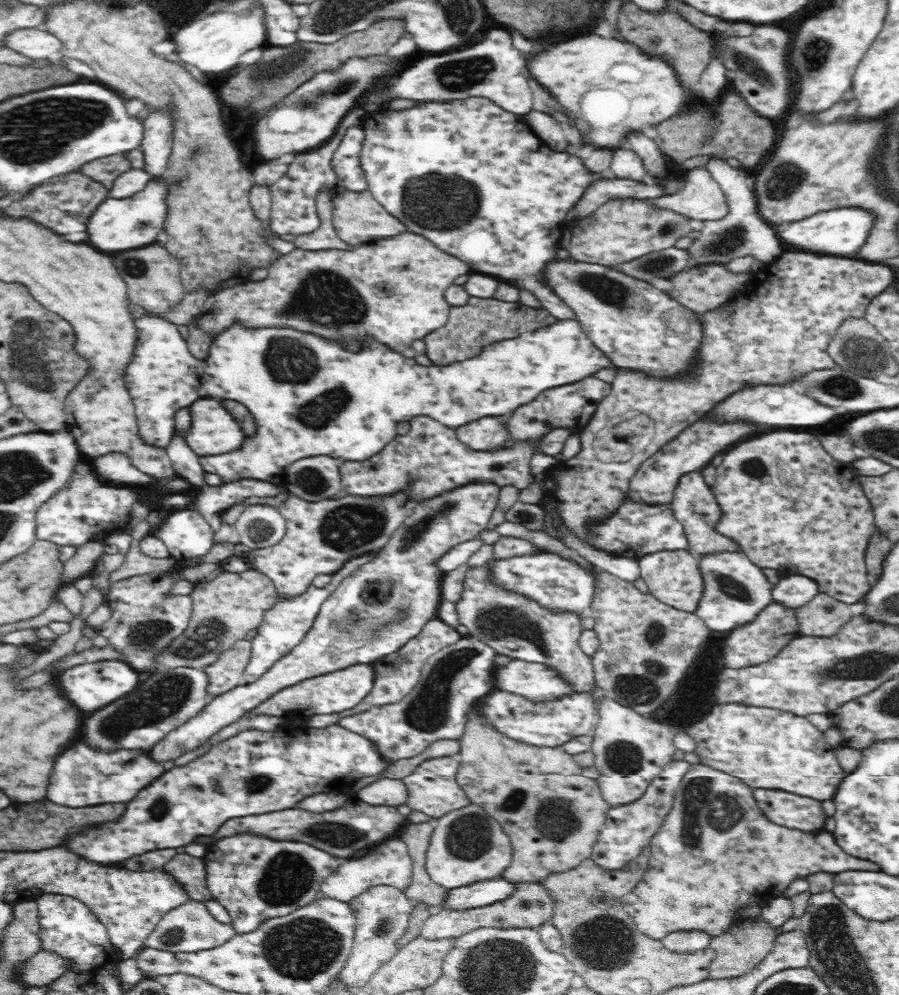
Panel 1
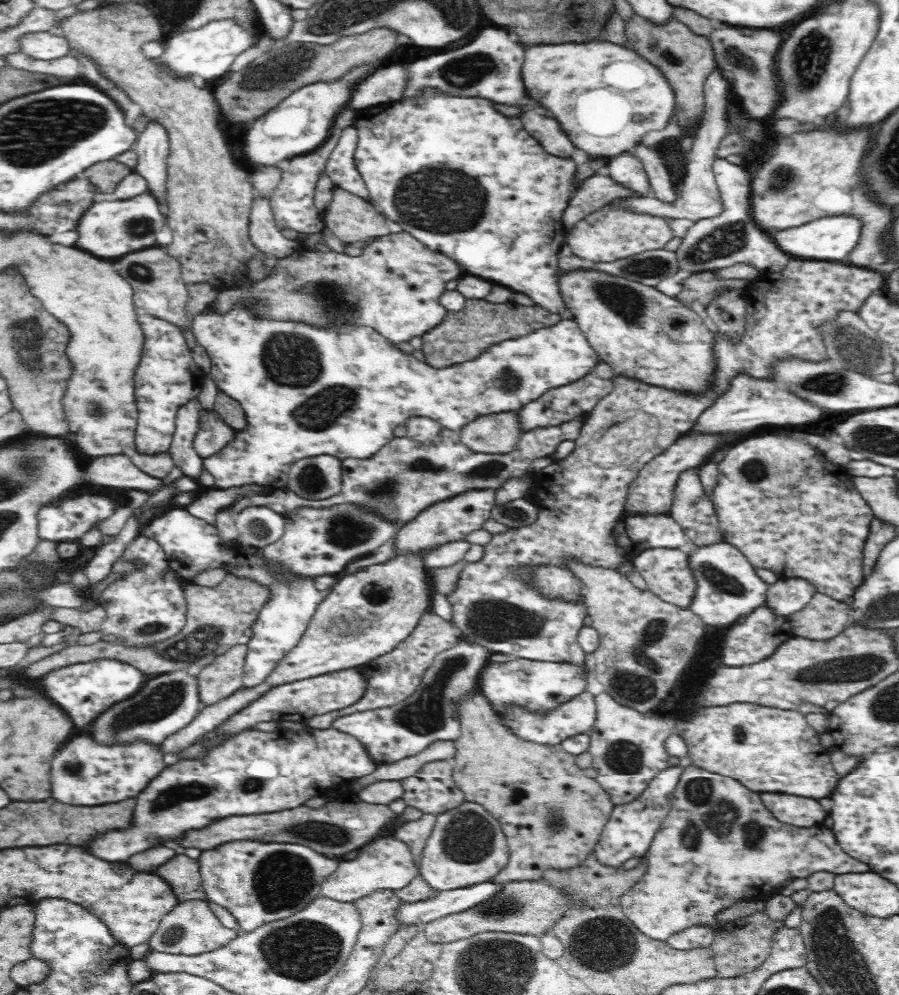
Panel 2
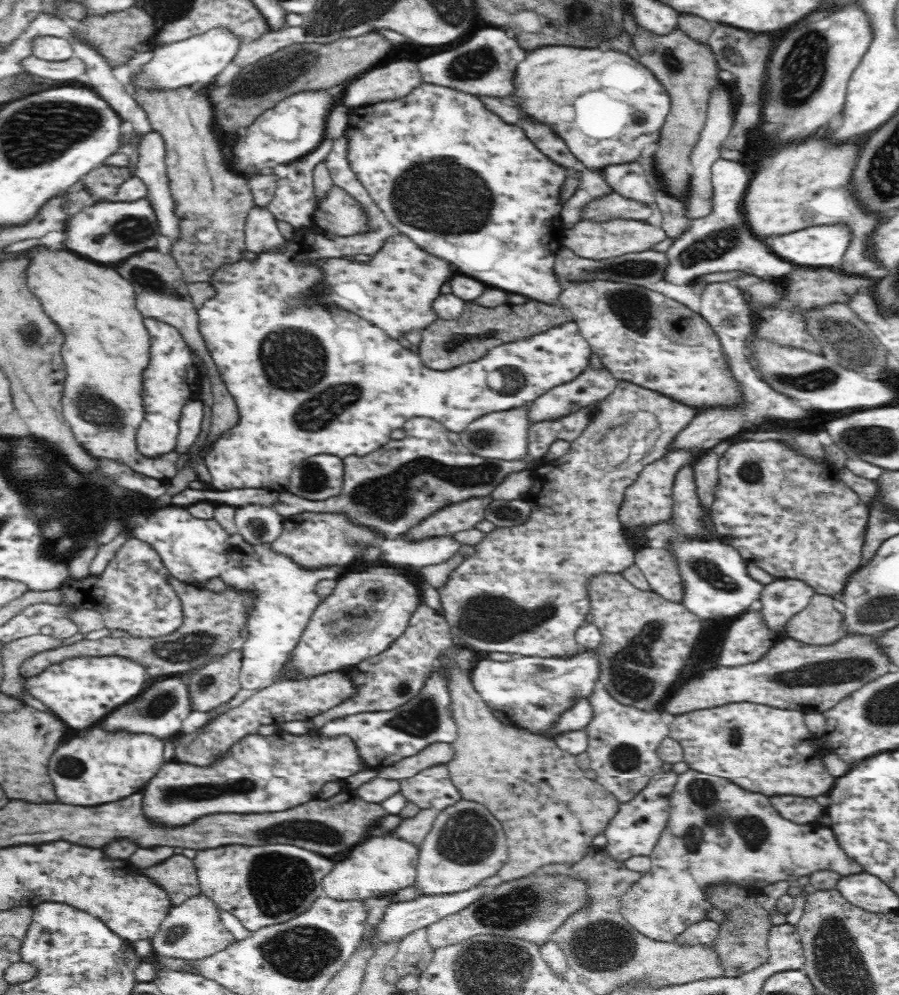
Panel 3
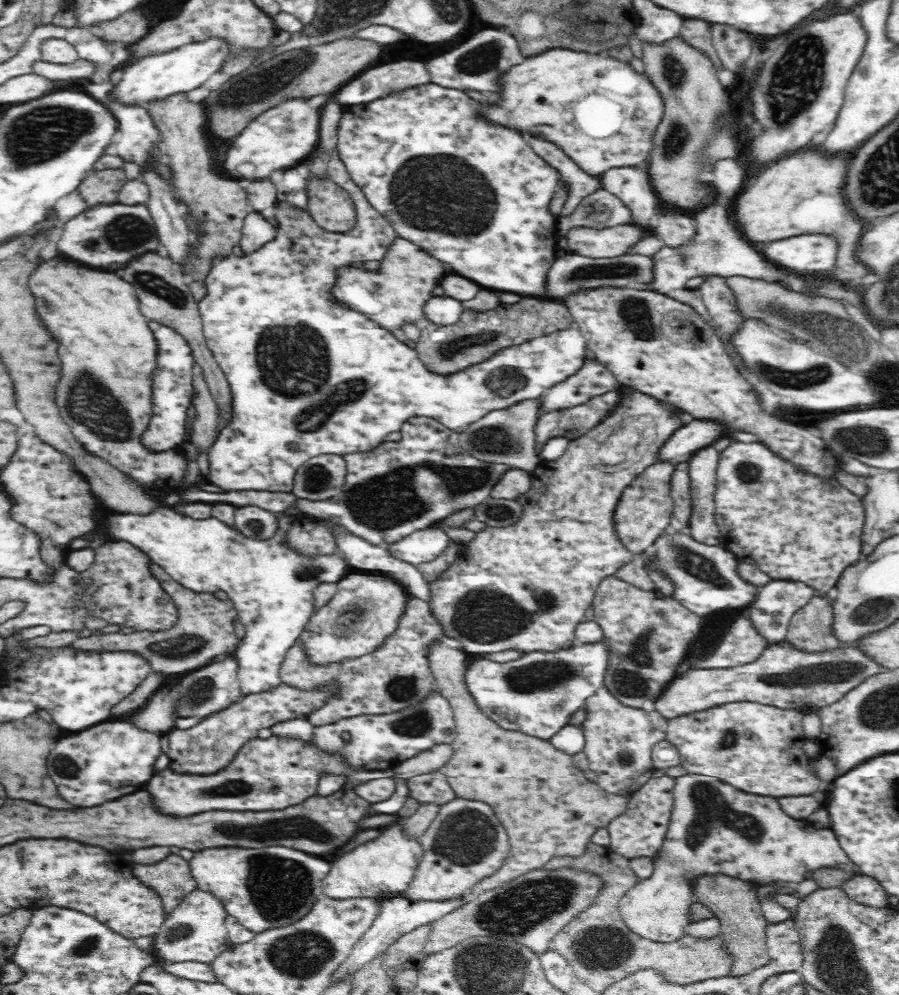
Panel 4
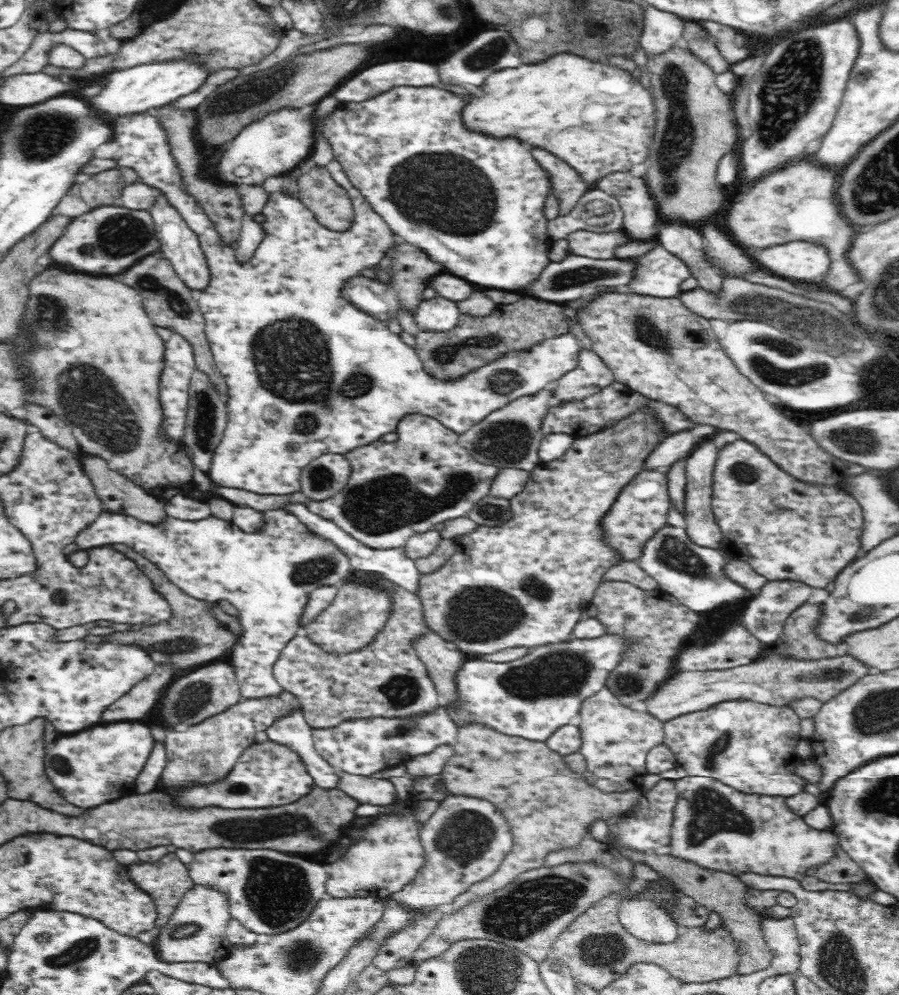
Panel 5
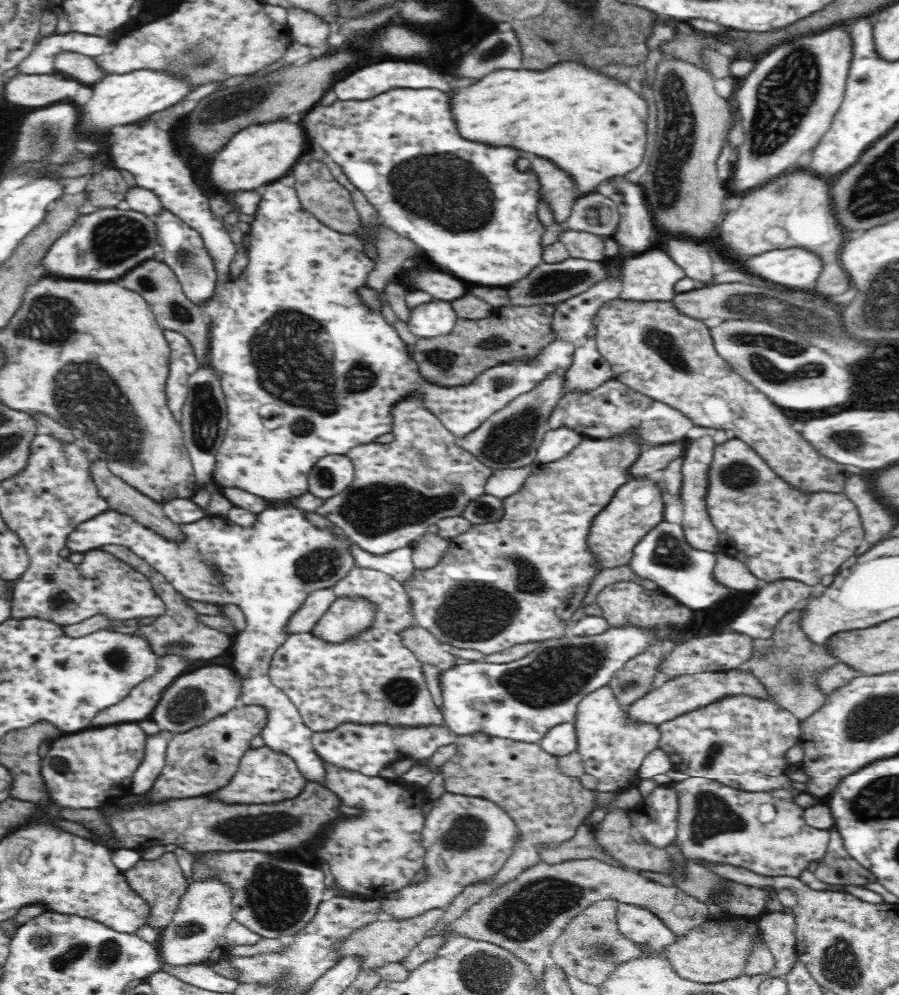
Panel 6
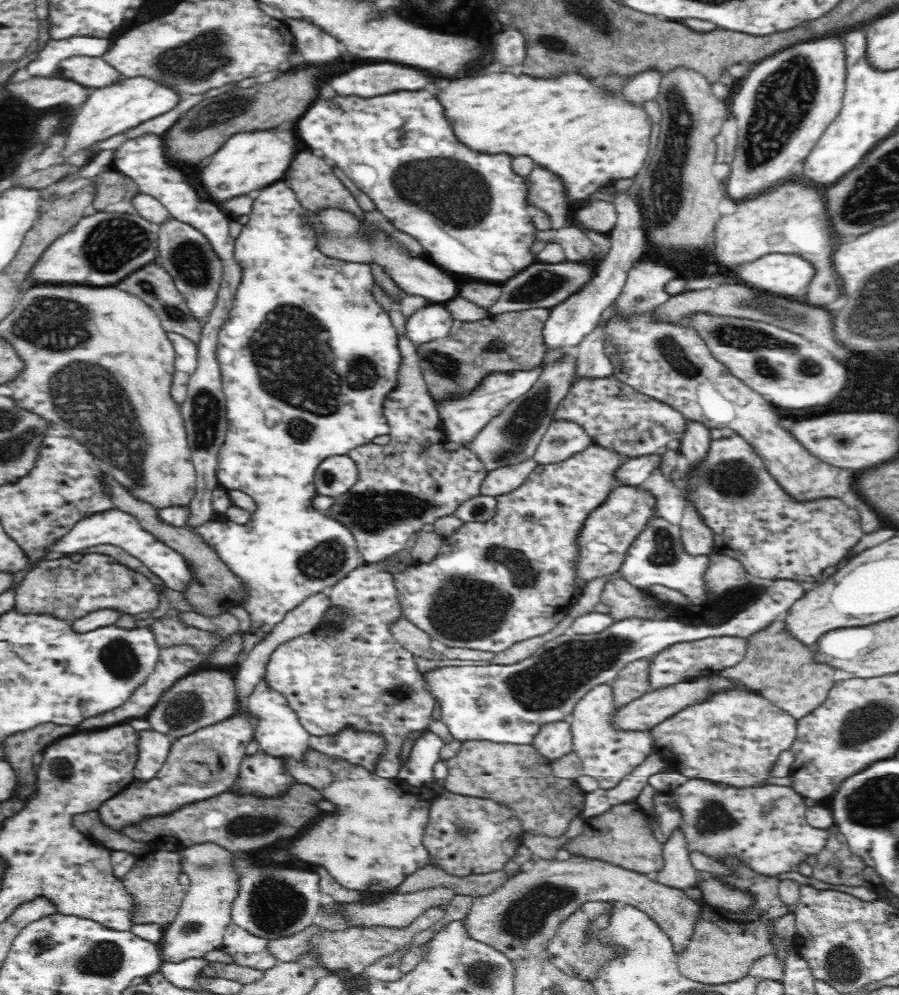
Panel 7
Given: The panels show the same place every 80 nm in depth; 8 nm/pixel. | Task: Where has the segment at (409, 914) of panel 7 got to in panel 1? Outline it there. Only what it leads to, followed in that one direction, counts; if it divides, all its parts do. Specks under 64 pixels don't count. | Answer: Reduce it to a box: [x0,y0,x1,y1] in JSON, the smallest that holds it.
[425,802,513,890]

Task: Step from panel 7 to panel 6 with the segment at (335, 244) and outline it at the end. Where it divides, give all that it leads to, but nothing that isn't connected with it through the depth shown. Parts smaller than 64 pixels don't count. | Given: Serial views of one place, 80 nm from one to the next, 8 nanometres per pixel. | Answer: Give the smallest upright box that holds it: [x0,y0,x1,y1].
[408,270,468,300]

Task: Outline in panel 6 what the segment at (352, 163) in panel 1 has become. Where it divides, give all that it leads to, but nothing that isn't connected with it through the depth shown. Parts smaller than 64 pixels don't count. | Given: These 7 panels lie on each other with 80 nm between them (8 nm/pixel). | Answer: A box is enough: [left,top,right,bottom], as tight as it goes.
[109,118,575,502]

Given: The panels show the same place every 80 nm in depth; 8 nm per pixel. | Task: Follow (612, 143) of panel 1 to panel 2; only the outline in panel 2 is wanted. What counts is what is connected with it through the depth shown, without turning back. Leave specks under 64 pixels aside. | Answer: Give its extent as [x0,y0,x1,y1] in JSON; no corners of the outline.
[521,39,675,159]

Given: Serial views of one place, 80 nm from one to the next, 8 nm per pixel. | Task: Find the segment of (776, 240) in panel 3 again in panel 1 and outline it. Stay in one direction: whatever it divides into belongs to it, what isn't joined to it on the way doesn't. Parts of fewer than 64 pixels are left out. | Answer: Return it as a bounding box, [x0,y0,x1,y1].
[778,207,875,258]

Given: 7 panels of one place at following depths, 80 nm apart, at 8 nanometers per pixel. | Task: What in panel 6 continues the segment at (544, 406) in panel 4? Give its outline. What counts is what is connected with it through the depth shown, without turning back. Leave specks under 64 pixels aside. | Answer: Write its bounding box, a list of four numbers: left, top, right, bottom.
[562,337,614,396]

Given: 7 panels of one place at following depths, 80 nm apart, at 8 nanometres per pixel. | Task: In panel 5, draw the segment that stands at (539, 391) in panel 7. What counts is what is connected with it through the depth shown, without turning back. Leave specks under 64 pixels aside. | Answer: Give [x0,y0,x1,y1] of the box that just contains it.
[458,387,553,472]

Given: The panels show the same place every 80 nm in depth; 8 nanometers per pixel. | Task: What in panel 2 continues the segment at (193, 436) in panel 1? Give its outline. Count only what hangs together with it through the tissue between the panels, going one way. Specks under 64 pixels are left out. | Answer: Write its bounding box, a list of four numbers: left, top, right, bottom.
[193,406,237,458]

